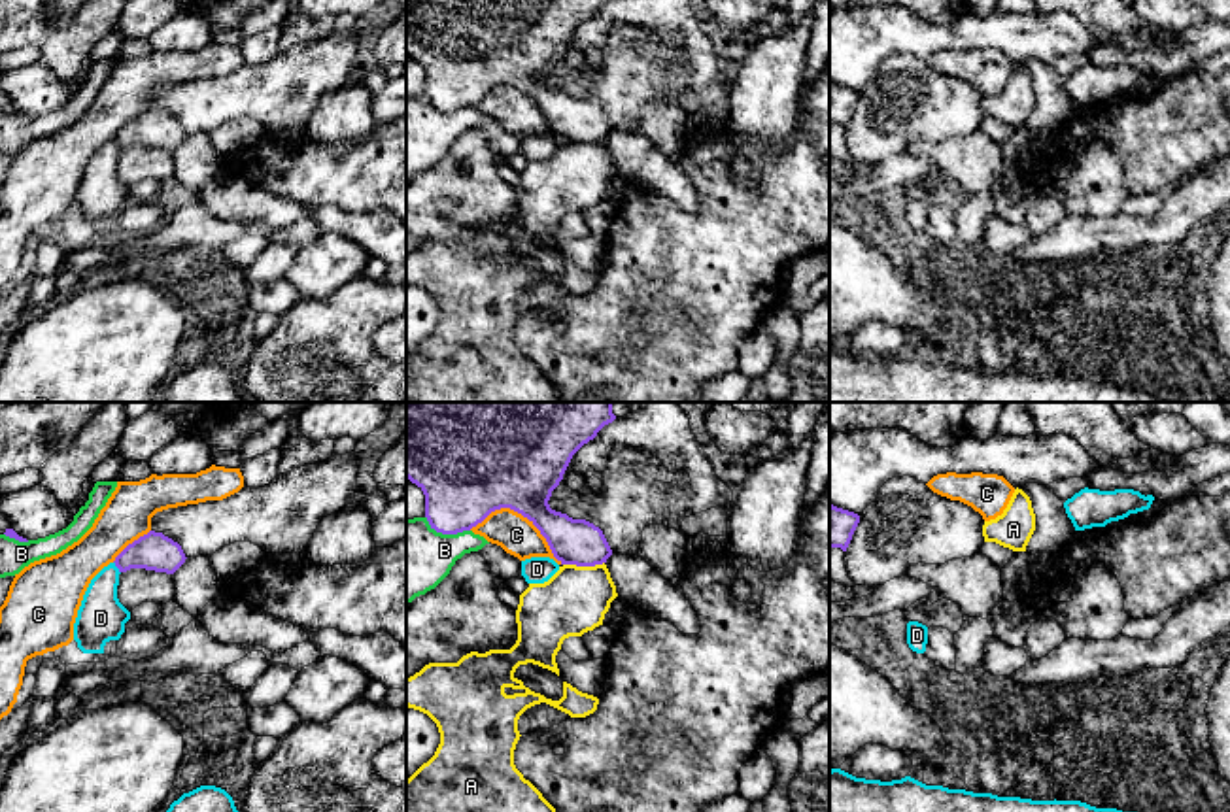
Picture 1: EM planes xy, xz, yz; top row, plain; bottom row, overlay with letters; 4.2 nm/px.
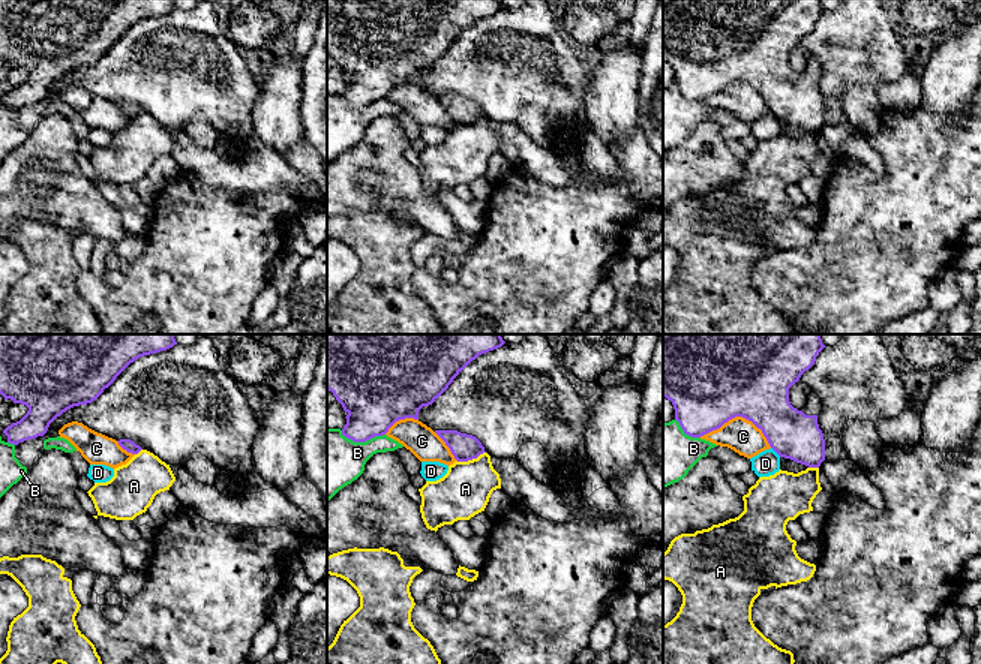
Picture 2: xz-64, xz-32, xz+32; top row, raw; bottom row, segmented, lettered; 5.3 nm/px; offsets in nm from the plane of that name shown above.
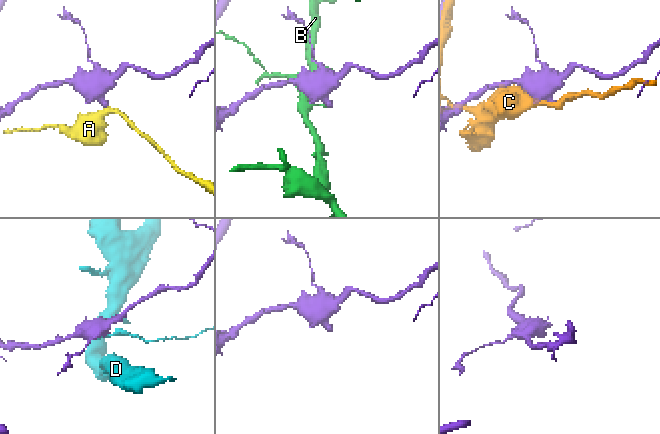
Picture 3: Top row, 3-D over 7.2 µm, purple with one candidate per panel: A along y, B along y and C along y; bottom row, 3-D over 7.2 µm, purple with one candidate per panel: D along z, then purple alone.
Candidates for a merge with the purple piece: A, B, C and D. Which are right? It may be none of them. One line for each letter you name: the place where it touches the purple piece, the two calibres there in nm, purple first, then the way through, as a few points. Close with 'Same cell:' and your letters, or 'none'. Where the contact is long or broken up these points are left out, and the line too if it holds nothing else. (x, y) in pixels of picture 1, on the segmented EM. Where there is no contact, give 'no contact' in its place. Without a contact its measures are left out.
Same cell: none

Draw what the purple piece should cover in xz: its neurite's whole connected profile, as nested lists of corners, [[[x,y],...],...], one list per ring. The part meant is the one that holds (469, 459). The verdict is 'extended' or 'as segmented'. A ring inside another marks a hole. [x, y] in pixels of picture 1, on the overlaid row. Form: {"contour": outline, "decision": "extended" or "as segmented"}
{"contour": [[[406,402],[406,478],[425,495],[425,517],[436,533],[457,534],[482,523],[491,512],[510,508],[527,517],[546,538],[561,565],[595,567],[612,550],[599,527],[550,508],[552,491],[563,480],[572,455],[612,423],[614,402]]], "decision": "as segmented"}

